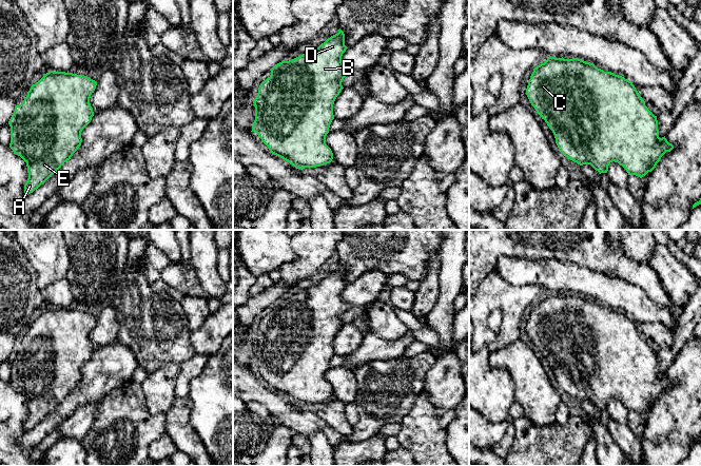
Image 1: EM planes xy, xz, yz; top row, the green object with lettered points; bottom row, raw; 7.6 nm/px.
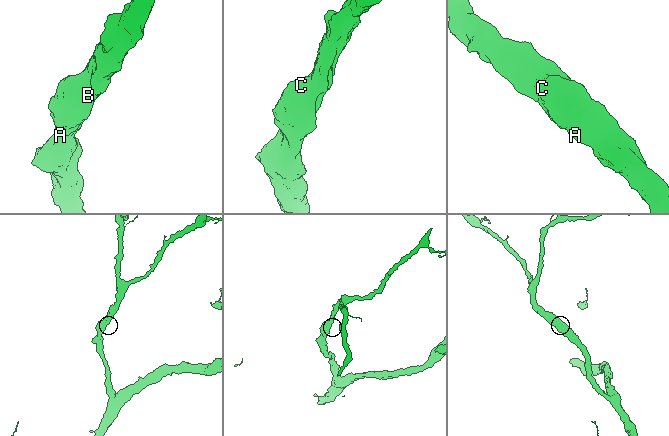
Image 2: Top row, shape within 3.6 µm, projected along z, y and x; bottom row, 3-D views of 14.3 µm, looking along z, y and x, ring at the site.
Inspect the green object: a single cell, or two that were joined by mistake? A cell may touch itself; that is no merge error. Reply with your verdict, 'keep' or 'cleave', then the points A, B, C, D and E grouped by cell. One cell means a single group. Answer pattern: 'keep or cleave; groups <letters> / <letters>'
keep; groups A B C D E

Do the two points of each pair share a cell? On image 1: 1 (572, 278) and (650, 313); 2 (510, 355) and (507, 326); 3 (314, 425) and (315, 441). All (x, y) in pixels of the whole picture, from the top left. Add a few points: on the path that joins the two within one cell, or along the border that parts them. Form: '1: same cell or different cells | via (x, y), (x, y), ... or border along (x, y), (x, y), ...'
1: same cell | via (591, 285), (615, 291), (631, 301)
2: different cells | border along (519, 338), (491, 352)
3: different cells | border along (307, 434), (320, 431), (332, 446)

